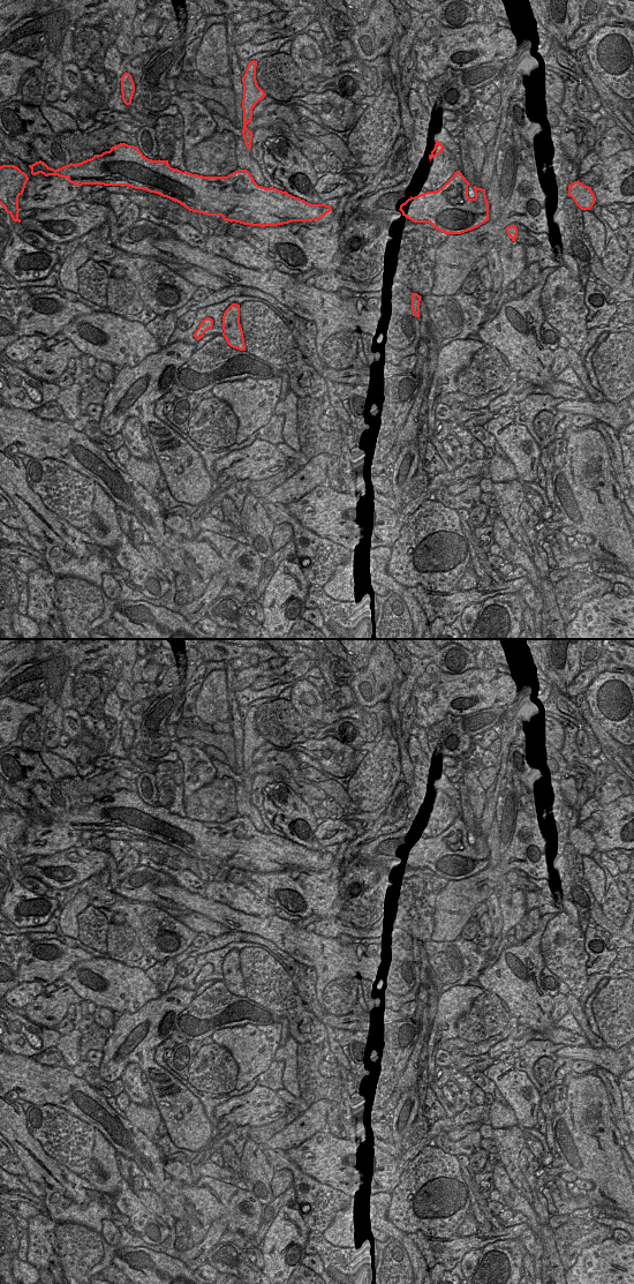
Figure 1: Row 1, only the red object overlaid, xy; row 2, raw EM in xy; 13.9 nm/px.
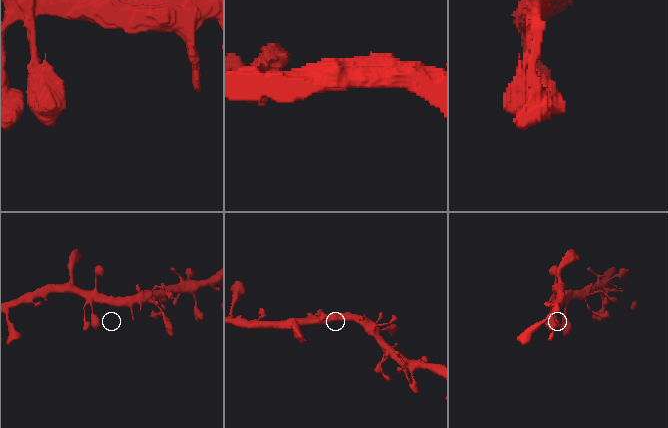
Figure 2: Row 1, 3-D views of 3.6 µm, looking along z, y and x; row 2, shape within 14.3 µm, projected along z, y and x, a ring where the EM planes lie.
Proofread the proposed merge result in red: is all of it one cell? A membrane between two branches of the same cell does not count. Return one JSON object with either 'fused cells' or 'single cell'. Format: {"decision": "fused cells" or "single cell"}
{"decision": "single cell"}

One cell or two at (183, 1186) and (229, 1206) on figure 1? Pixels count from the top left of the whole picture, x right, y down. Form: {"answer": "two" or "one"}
{"answer": "one"}

